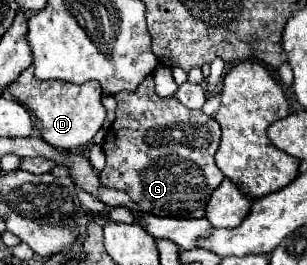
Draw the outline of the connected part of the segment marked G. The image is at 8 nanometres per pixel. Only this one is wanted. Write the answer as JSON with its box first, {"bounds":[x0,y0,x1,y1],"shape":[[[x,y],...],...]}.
{"bounds":[100,76,224,218],"shape":[[[148,76],[134,92],[118,92],[116,120],[104,142],[106,168],[100,180],[108,188],[124,190],[146,212],[156,216],[202,218],[210,194],[224,180],[214,164],[220,126],[202,110],[188,110],[178,100],[158,98]]]}

